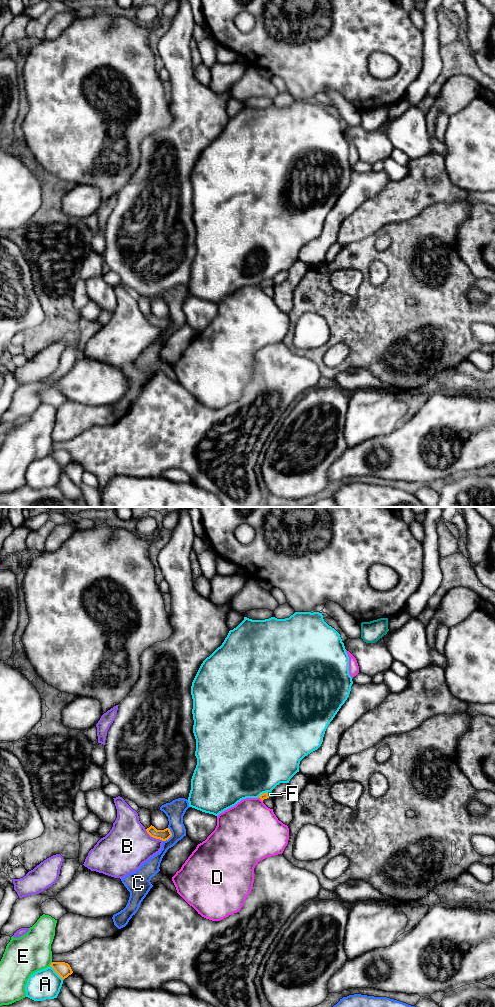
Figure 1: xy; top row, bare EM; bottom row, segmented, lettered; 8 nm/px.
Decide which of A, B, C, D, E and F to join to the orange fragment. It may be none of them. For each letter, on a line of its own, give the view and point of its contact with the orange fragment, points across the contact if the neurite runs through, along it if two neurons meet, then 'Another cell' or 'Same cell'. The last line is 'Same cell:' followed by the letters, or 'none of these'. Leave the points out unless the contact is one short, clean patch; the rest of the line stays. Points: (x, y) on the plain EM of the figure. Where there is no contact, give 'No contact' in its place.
A: Touches orange at xy (56, 460). Another cell
B: Touches orange at xy (153, 325). Another cell
C: Touches orange at xy (171, 323). Another cell
D: Touches orange at xy (260, 286). Another cell
E: Touches orange at xy (51, 452). Another cell
F: Touches orange at xy (267, 282). Path across: xy (263, 284), (267, 282), (270, 282). Same cell
Same cell: F

